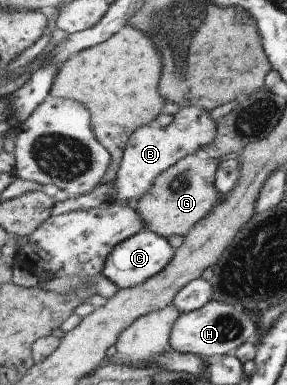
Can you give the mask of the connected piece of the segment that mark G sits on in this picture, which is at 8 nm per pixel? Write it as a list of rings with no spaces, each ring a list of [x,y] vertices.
[[[196,153],[165,170],[153,186],[152,193],[133,204],[135,210],[141,212],[139,216],[147,229],[167,239],[186,236],[205,218],[209,218],[209,214],[217,210],[223,198],[222,193],[217,190],[217,169],[221,162],[221,159]]]

